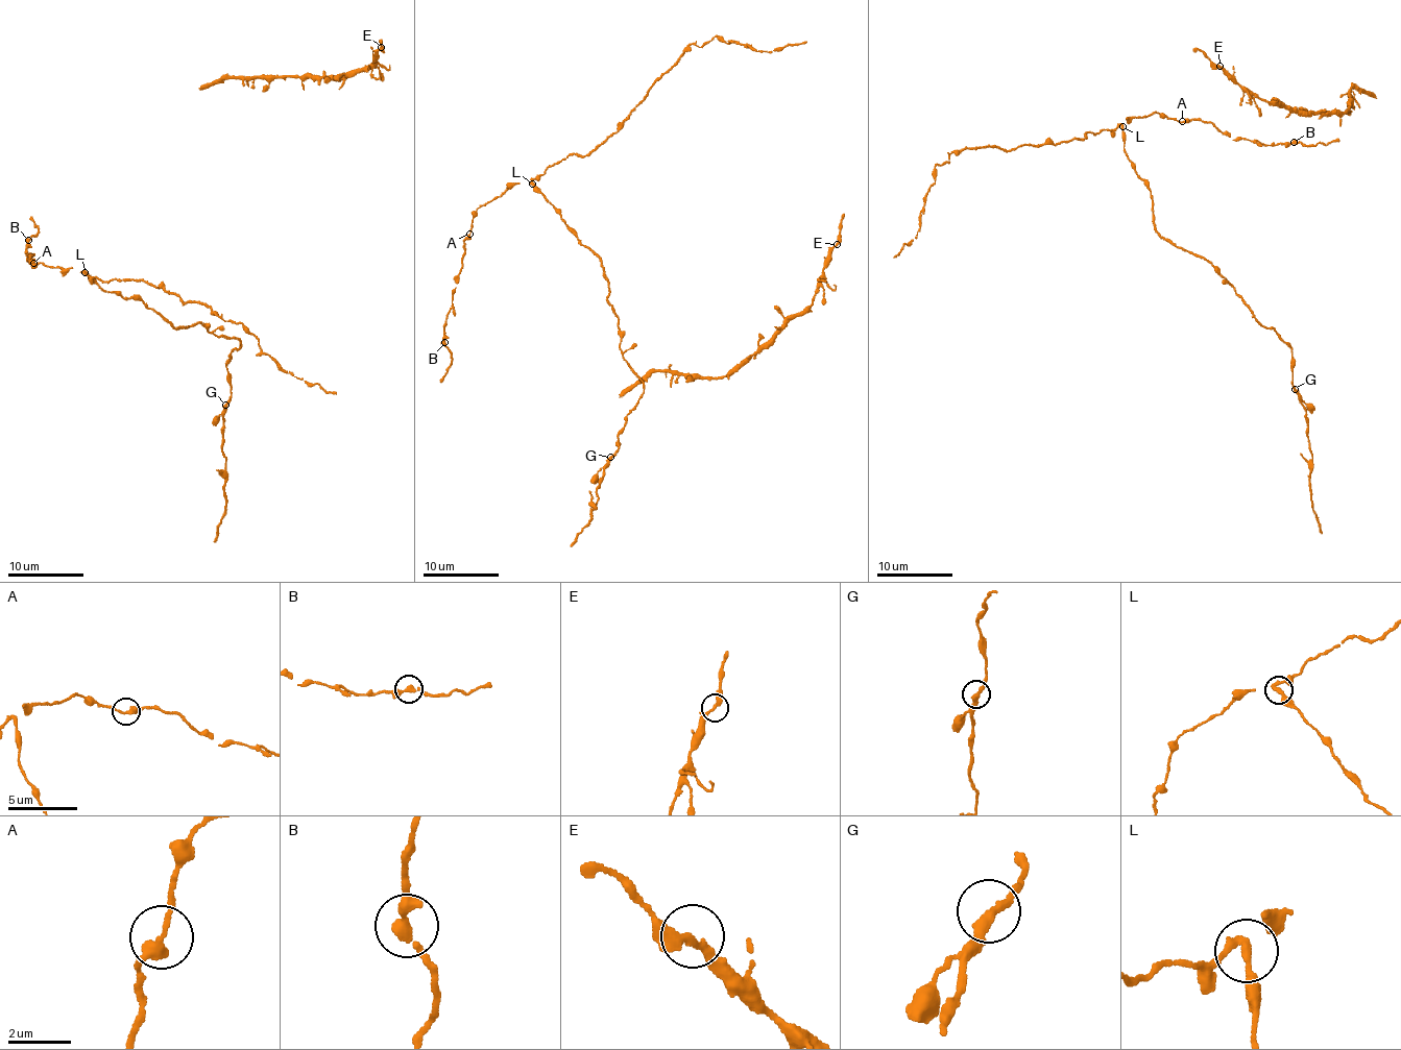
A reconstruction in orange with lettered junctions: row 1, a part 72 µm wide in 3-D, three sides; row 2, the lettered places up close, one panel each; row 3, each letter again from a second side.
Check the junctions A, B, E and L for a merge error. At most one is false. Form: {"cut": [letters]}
{"cut": ["L"]}

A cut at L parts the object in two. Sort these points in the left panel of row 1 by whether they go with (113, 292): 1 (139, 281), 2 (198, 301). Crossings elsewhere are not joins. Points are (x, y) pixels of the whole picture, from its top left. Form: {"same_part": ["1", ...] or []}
{"same_part": []}

